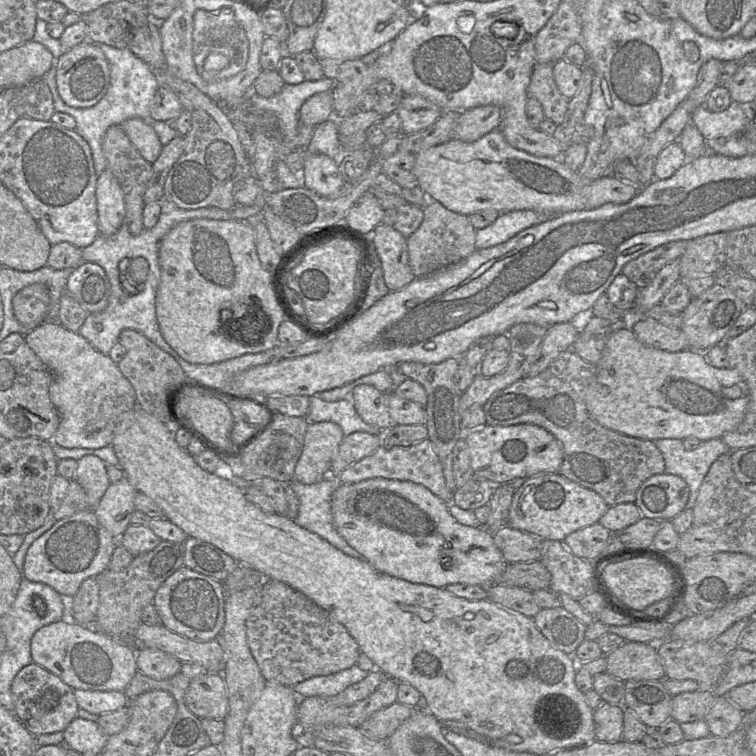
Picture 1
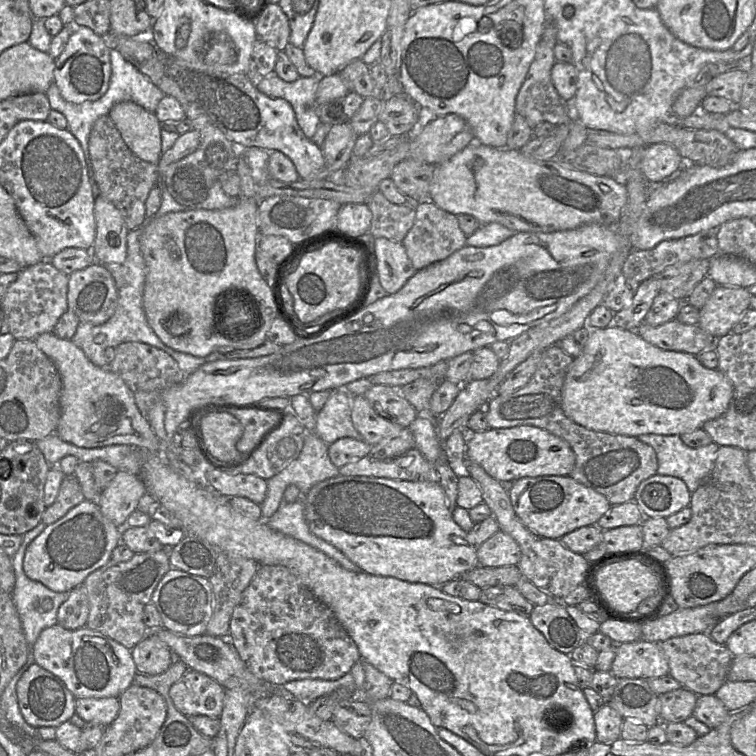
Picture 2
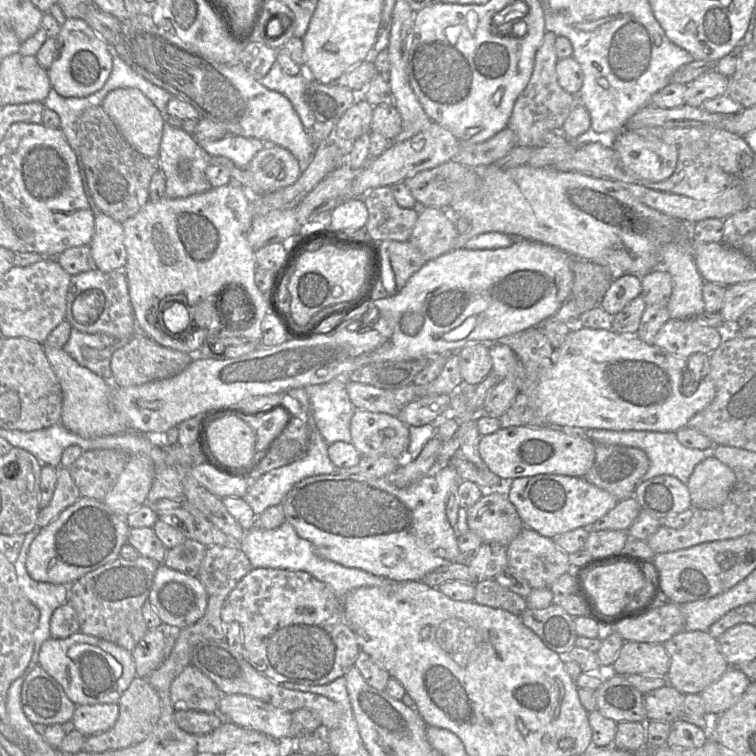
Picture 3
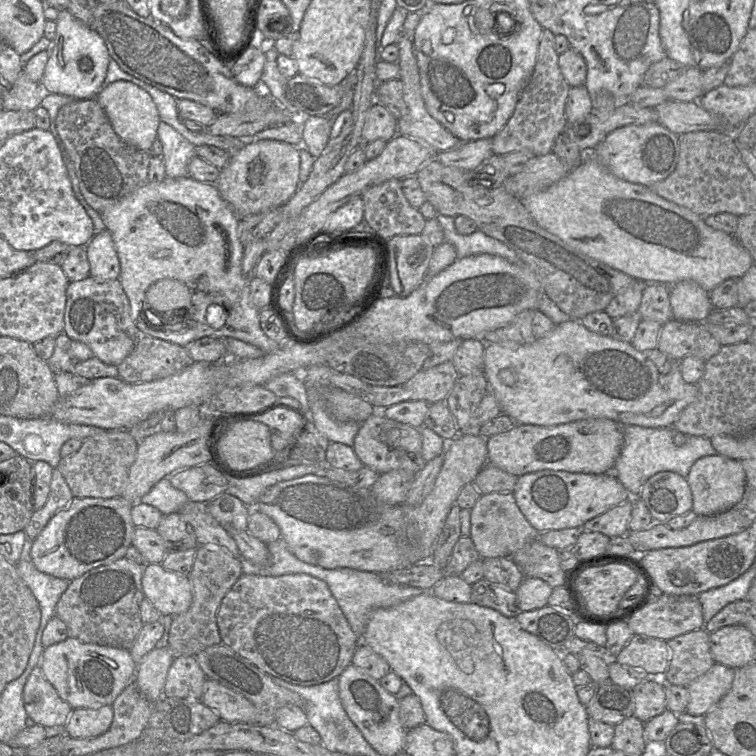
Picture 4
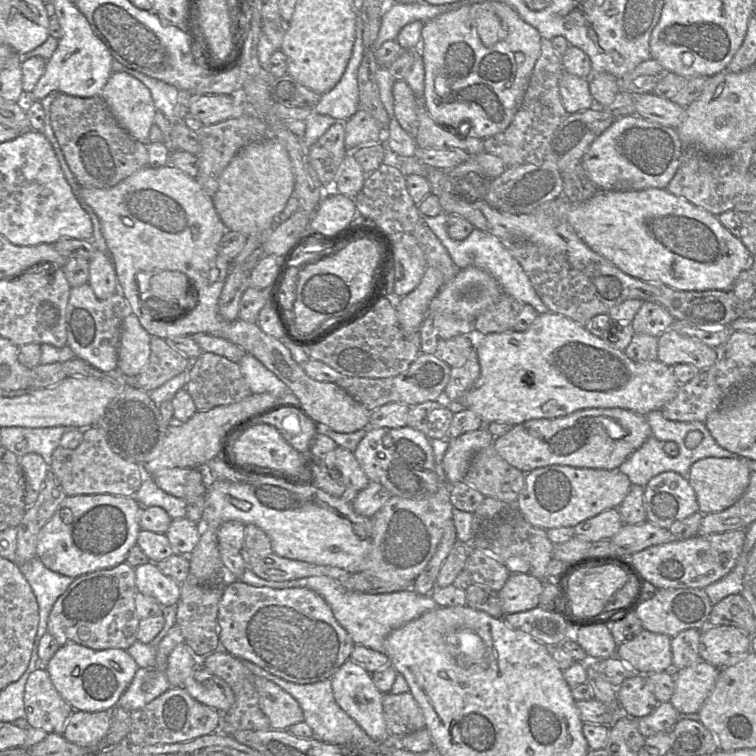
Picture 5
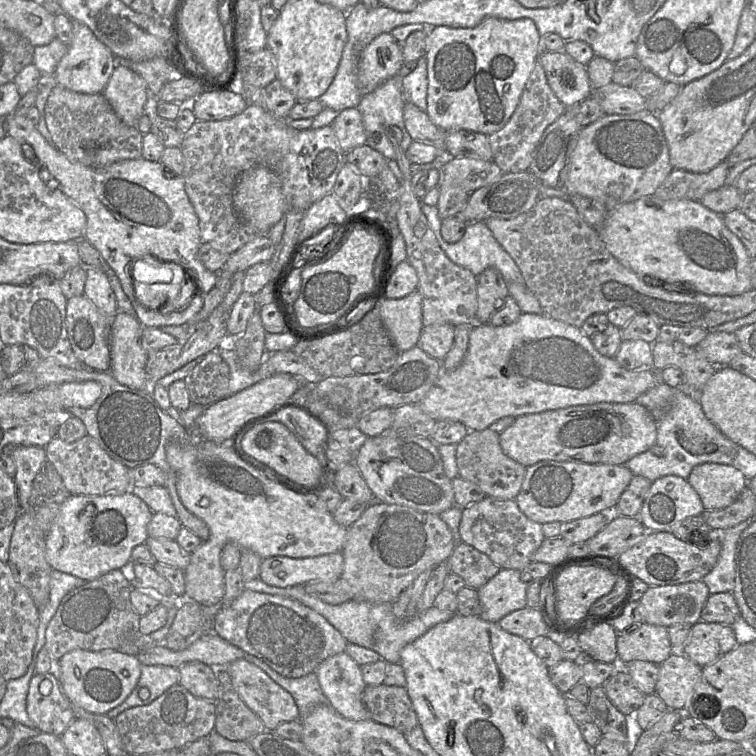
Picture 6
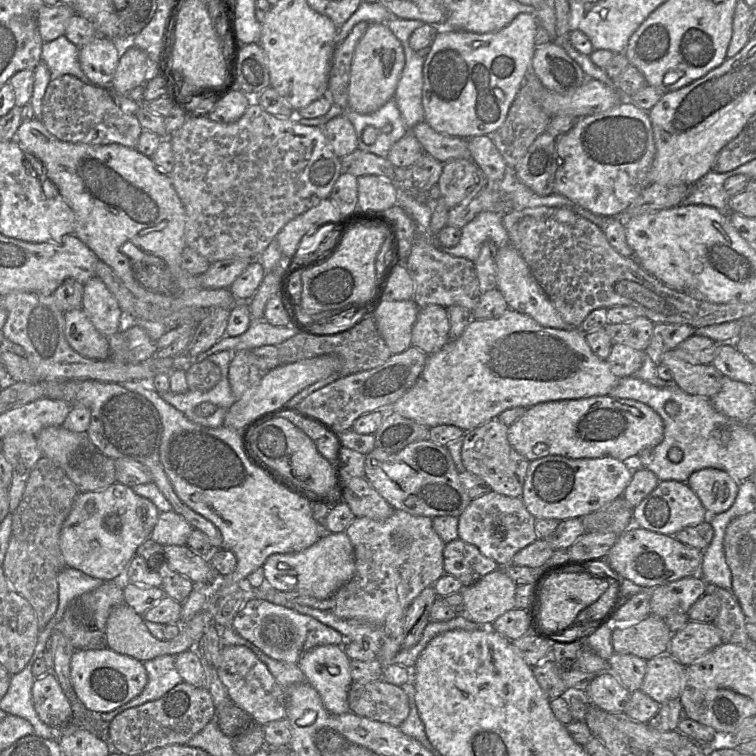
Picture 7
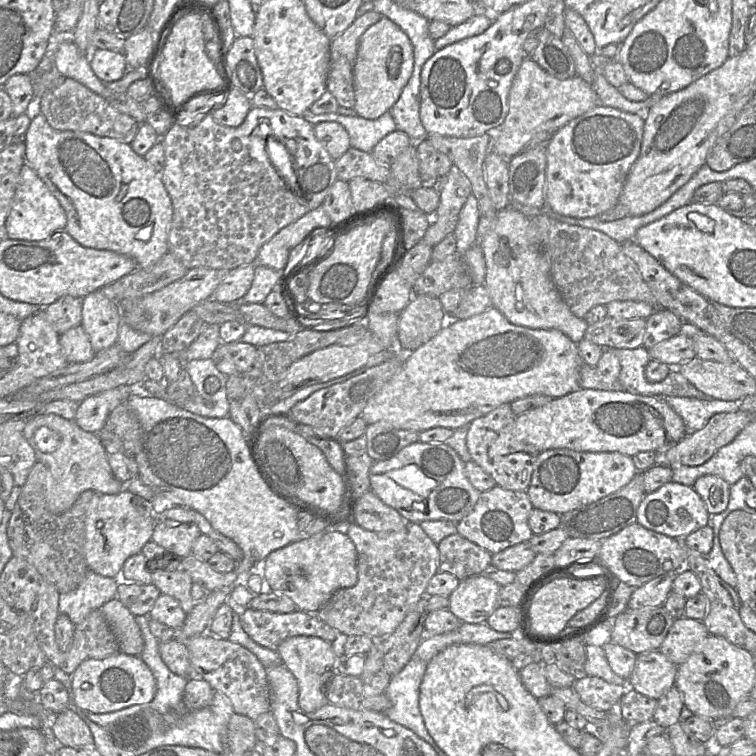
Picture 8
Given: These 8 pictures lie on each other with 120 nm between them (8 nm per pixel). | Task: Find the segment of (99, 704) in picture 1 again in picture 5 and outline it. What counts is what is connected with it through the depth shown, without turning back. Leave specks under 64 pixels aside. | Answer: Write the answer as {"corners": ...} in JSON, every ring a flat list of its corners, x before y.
{"corners":[[74,710,64,726,63,736,82,747,97,747,110,729,111,712]]}

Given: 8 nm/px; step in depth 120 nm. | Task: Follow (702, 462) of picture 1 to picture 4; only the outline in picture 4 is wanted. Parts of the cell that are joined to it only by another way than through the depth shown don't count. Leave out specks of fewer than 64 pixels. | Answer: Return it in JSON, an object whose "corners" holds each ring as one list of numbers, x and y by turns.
{"corners":[[624,425,623,445,615,462,612,474,623,484,631,497,638,497,644,483,653,475,671,471,687,478,692,465,700,458,717,455,708,438,688,436,683,446,674,444,675,430,673,428,645,428,635,425]]}

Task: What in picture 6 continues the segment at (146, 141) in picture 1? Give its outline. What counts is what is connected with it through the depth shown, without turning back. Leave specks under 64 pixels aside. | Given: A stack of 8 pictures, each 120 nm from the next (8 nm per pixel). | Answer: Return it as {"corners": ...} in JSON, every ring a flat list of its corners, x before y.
{"corners":[[116,66,102,94,126,125,137,127,147,100,147,84,139,74]]}

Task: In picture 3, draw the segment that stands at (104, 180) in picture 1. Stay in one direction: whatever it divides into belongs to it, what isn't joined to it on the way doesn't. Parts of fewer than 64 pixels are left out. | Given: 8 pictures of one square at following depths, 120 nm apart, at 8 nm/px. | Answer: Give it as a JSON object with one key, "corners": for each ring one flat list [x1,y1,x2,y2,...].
{"corners":[[102,212,94,215,95,230,89,248,94,267,102,272,123,270,127,261,122,223]]}

